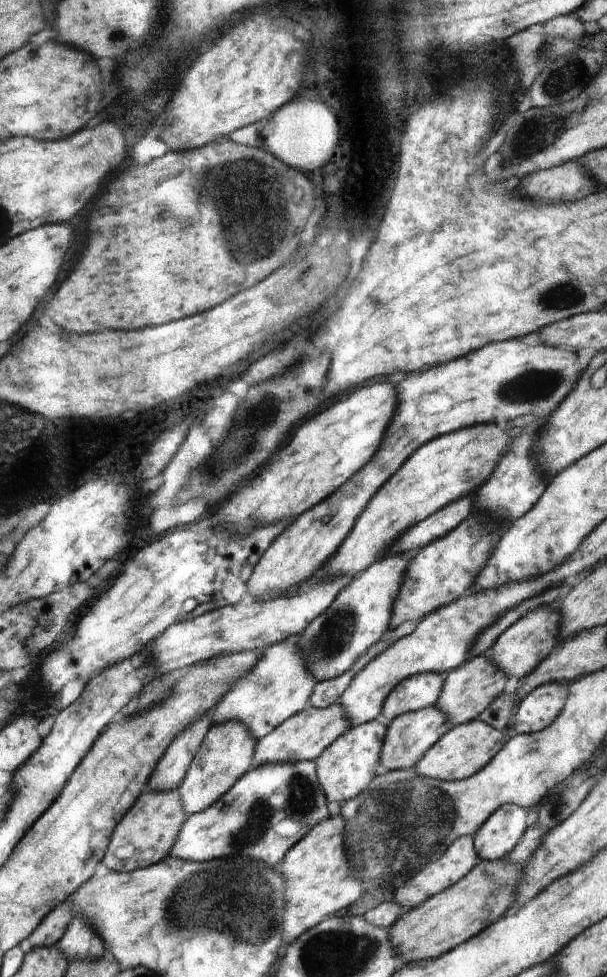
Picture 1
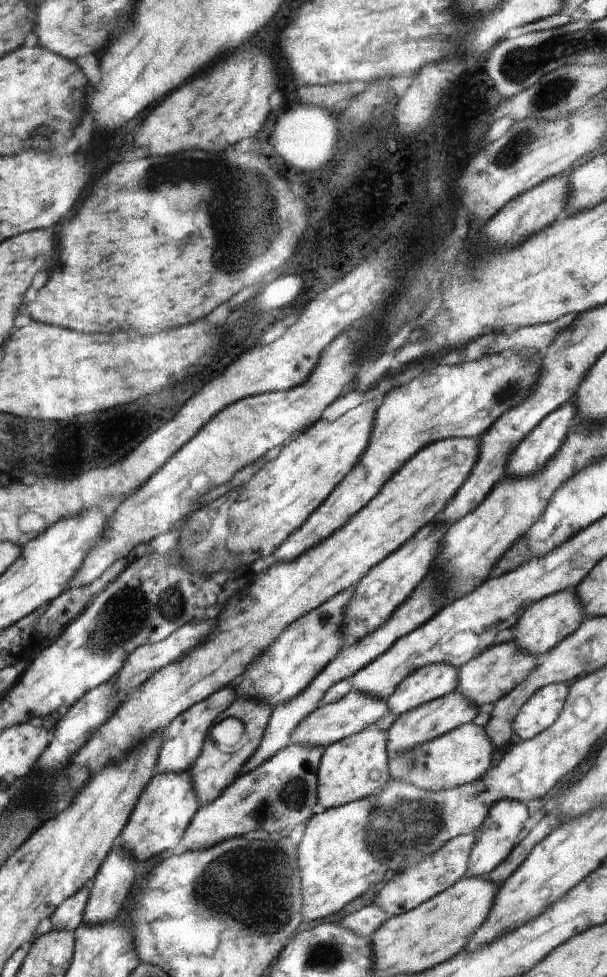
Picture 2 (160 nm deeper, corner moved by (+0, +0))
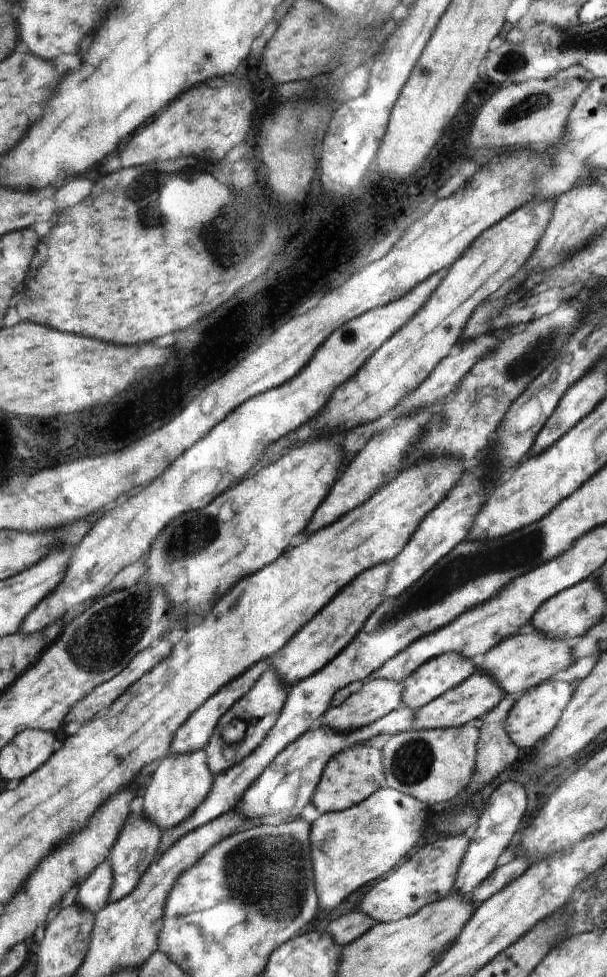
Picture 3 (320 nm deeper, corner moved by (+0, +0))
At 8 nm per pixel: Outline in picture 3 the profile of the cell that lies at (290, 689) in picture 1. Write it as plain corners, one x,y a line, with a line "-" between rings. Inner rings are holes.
391,561
360,573
322,612
316,614
310,623
304,625
300,632
274,654
270,659
270,668
292,685
311,677
330,664
362,632
371,614
382,604
390,574

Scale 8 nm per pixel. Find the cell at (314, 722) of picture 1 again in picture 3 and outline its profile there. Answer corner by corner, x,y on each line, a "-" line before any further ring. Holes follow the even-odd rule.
374,679
364,680
362,688
352,693
341,705
330,707
323,714
322,727
332,727
337,731
351,731
371,725
382,716
399,709
404,702
404,680

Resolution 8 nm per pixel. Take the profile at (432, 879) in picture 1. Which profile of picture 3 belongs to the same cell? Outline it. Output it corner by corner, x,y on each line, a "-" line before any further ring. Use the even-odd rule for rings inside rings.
464,835
438,838
436,842
425,844
412,858
408,858
388,876
368,888
356,910
371,916
378,923
387,923
411,917
434,901
447,897
454,892
456,872
459,872
470,844
471,841

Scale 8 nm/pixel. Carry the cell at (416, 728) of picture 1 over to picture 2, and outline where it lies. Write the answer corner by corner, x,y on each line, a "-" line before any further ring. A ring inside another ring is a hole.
454,691
434,701
424,703
418,709
402,713
386,732
388,754
392,751
400,752
423,745
433,738
458,729
459,726
472,723
479,716
481,708
482,706
465,697
460,691

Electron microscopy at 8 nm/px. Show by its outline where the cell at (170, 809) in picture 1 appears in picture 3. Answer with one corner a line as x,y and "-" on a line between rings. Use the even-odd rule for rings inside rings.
205,749
184,754
171,753
160,761
160,766
154,774
156,778
151,776
150,786
142,791
145,798
144,816
154,821
163,832
181,825
209,796
214,786
215,775
209,767

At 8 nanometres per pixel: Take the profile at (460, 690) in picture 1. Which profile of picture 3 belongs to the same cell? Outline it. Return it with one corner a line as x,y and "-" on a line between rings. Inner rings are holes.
538,630
525,635
514,635
502,641
490,653
478,658
477,670
494,677
505,690
505,694
522,693
534,689
540,682
552,678
557,672
568,670
576,663
572,644
568,640
562,637
545,637

